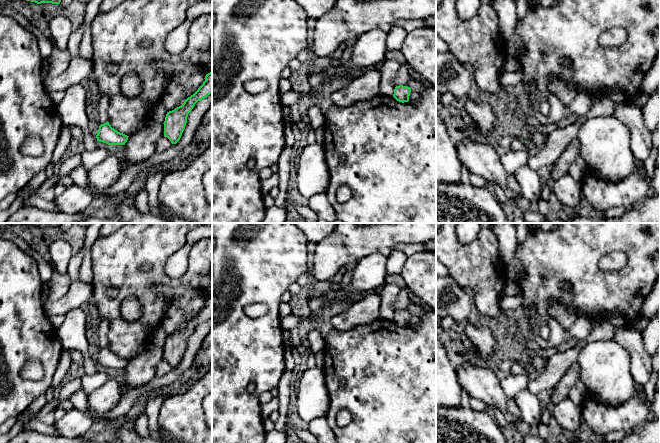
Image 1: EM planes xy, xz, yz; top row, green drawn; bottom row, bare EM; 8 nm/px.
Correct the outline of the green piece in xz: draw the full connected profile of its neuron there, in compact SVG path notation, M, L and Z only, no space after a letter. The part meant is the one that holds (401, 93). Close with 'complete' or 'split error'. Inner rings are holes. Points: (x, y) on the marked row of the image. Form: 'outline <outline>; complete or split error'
outline M399 85L395 87L393 97L399 102L408 102L410 92L411 88L408 86Z; complete

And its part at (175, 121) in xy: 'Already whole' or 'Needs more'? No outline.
Already whole

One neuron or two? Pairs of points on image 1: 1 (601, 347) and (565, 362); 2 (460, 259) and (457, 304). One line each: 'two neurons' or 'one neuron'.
1: two neurons
2: two neurons

